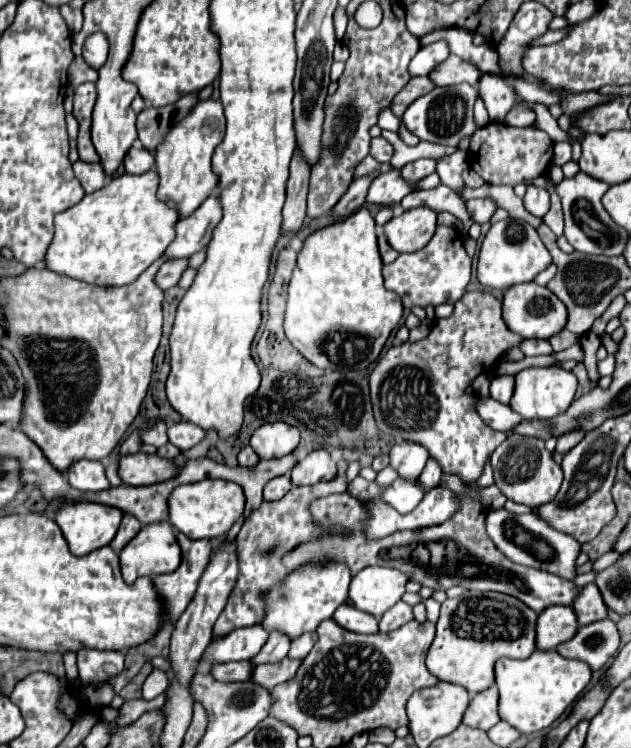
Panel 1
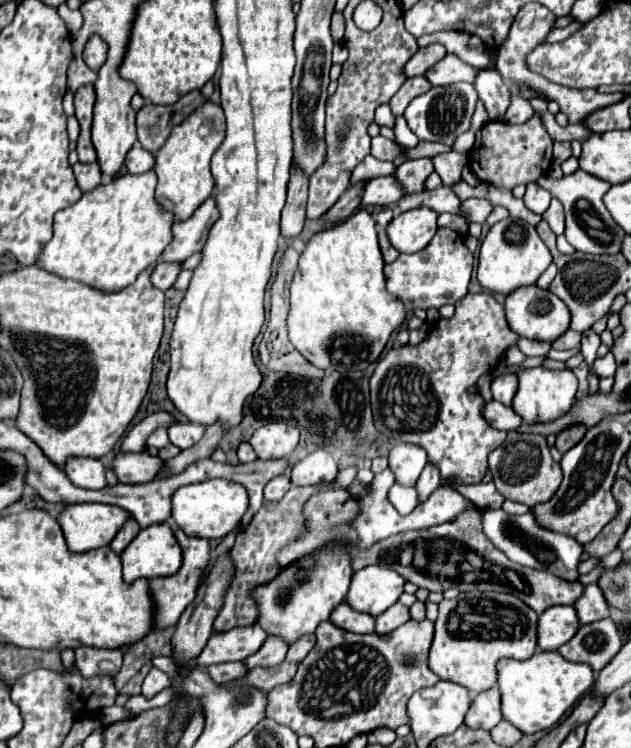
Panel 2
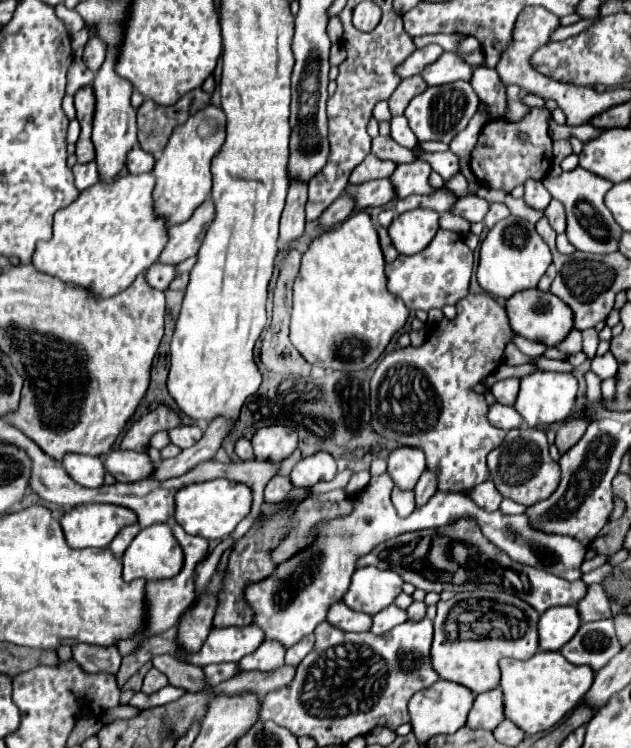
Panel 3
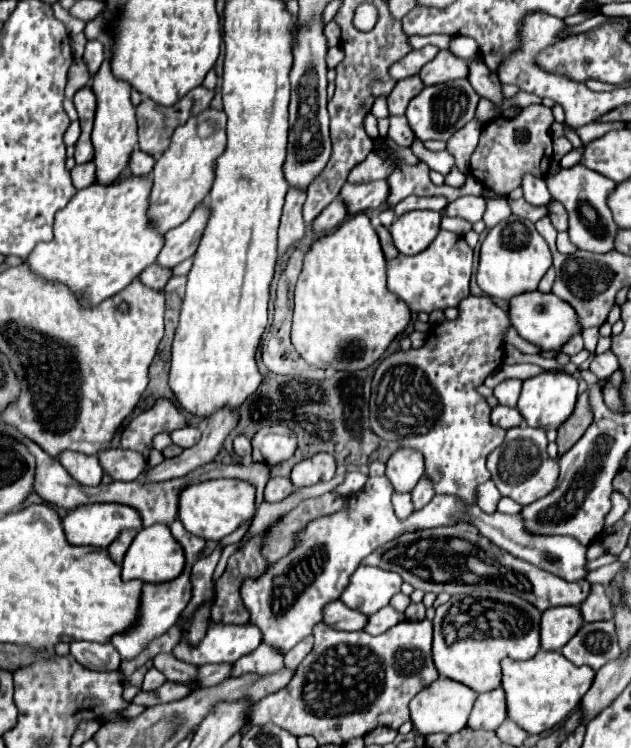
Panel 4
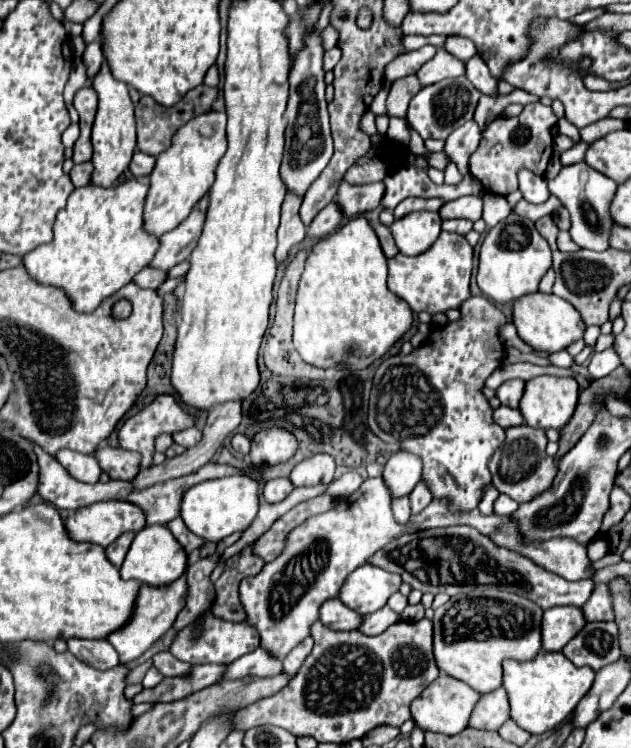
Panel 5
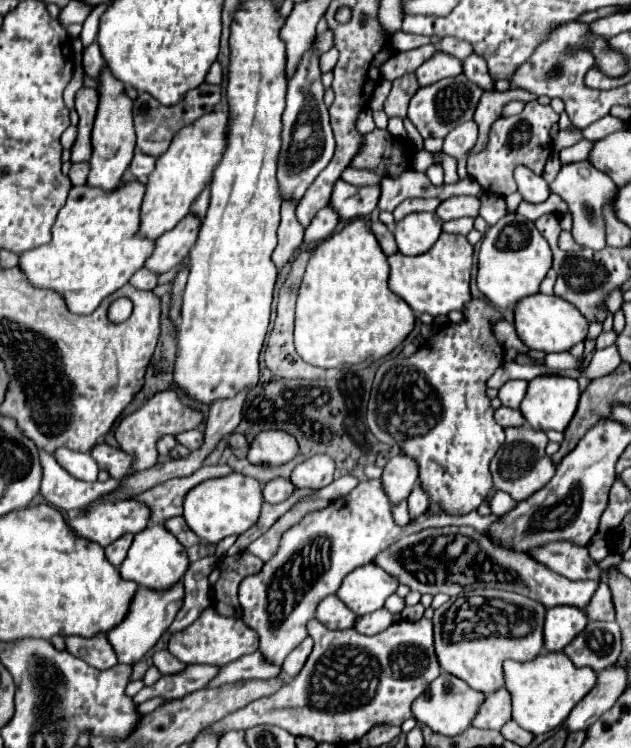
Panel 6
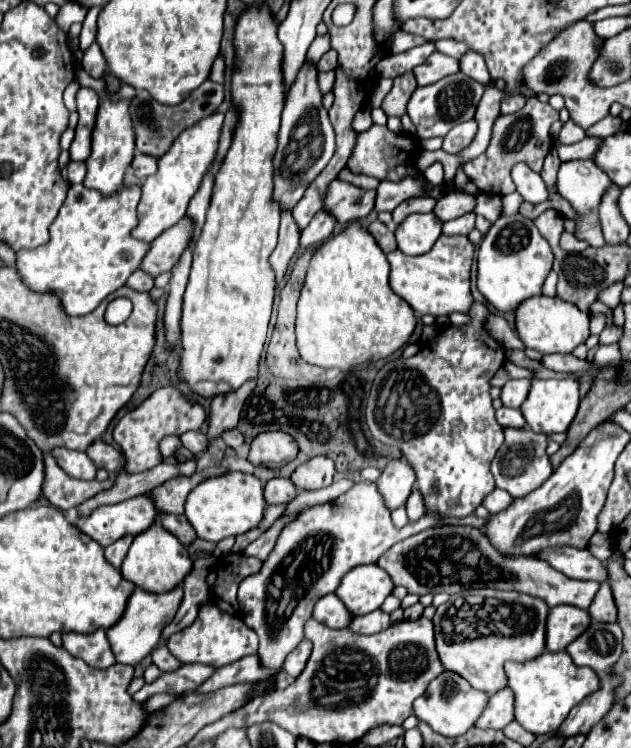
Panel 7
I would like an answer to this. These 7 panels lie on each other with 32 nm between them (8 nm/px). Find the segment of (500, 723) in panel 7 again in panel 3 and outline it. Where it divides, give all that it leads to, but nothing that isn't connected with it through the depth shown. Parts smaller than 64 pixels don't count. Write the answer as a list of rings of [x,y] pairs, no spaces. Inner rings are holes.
[[[492,688],[488,692],[482,692],[474,698],[472,710],[468,712],[466,726],[470,728],[484,728],[492,730],[496,724],[504,720],[504,704],[502,704],[502,692],[500,688]]]

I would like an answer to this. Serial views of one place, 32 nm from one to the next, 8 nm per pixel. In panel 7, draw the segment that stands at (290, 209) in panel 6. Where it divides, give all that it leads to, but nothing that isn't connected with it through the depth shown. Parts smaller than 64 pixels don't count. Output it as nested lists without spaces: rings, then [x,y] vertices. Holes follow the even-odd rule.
[[[292,210],[282,212],[282,222],[280,222],[280,232],[278,232],[278,246],[270,256],[270,264],[276,272],[276,280],[280,282],[288,262],[292,260],[294,252],[298,250],[300,244],[300,228],[292,218]]]

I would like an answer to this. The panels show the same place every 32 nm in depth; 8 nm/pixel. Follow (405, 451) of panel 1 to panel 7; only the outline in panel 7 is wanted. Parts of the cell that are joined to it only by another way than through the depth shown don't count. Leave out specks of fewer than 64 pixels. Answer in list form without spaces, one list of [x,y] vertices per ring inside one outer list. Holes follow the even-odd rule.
[[[406,458],[390,460],[378,478],[380,494],[384,496],[390,510],[396,510],[400,504],[406,504],[410,492],[414,490],[416,472]]]

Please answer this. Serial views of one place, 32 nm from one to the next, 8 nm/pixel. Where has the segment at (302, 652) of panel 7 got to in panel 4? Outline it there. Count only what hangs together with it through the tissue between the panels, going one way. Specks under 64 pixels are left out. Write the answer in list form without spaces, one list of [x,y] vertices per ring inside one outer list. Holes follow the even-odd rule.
[[[306,636],[300,644],[296,644],[292,650],[286,652],[286,656],[284,656],[284,666],[296,670],[296,668],[300,666],[300,662],[308,656],[310,650],[312,650],[312,636]]]

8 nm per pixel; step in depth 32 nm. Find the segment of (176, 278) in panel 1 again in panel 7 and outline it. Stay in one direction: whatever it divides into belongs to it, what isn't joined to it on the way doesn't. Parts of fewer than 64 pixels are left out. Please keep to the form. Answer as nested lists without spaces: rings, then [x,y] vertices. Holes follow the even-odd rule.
[[[136,270],[136,272],[128,278],[128,284],[126,284],[126,286],[134,288],[134,290],[140,290],[140,292],[148,292],[148,290],[154,288],[154,278],[152,278],[148,272],[144,272],[144,270]]]

